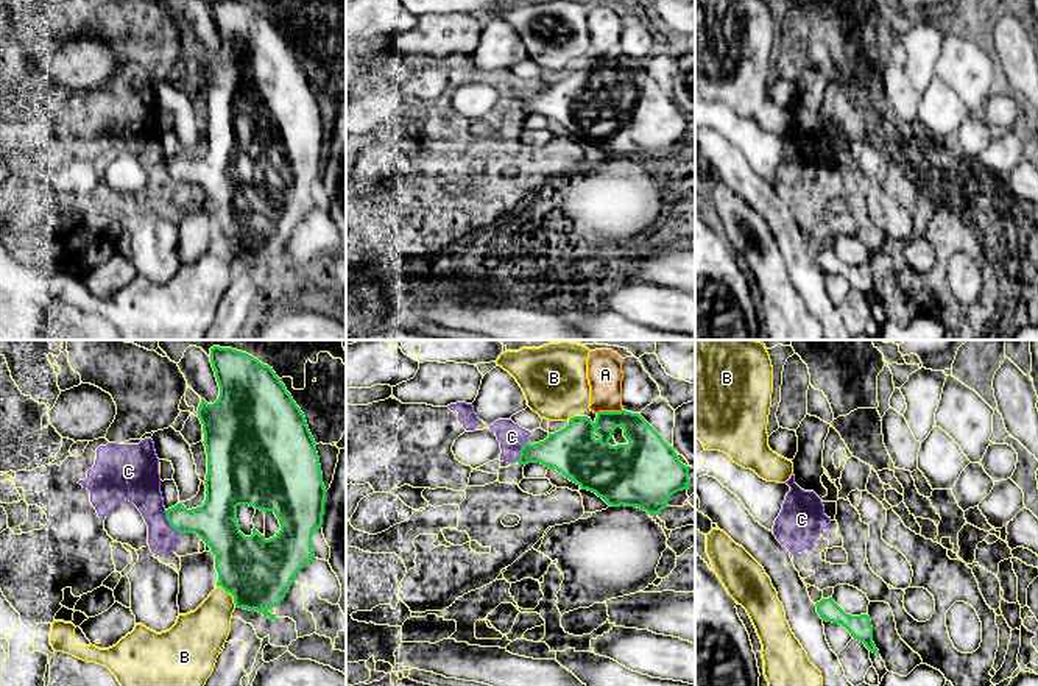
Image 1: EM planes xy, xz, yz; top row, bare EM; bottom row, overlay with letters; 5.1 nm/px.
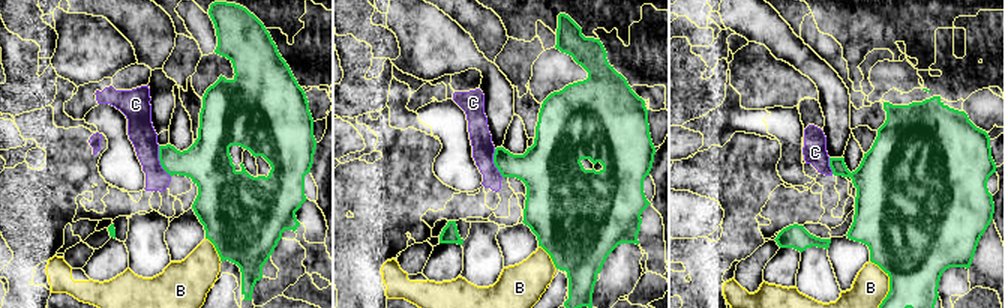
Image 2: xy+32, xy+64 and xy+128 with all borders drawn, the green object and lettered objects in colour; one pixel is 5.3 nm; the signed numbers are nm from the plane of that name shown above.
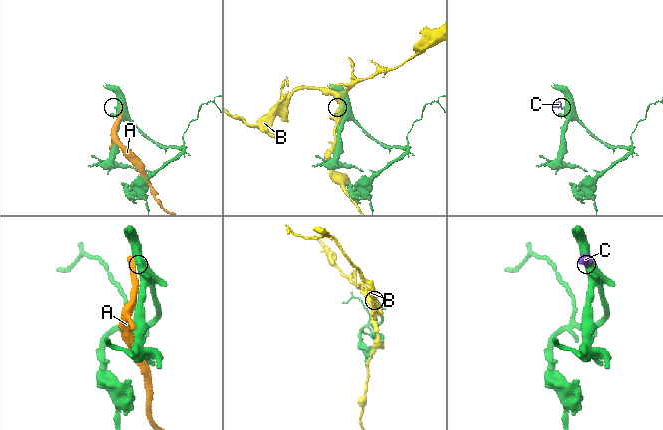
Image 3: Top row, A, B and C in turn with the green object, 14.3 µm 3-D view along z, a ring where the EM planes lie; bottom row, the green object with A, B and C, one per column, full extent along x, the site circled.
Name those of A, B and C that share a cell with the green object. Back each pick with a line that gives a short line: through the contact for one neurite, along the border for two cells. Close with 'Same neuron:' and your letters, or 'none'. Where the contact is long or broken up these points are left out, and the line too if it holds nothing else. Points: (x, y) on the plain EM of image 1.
Same neuron: none

